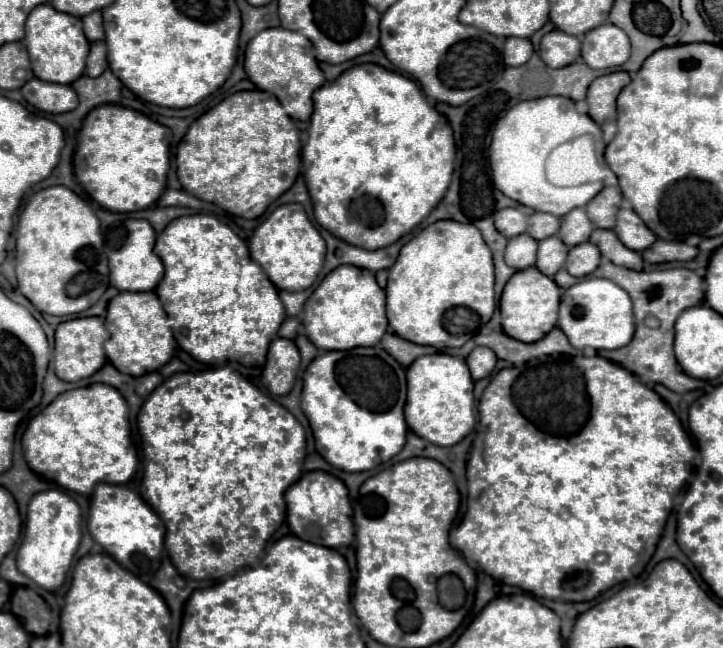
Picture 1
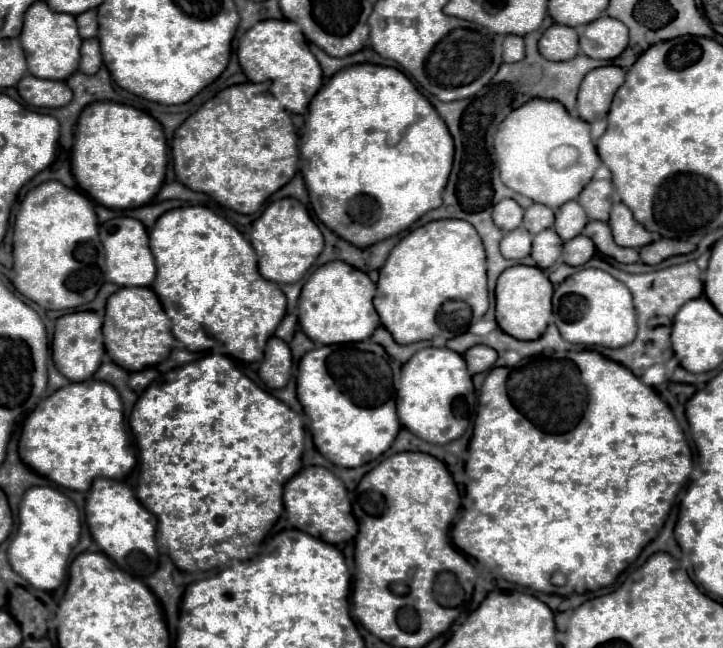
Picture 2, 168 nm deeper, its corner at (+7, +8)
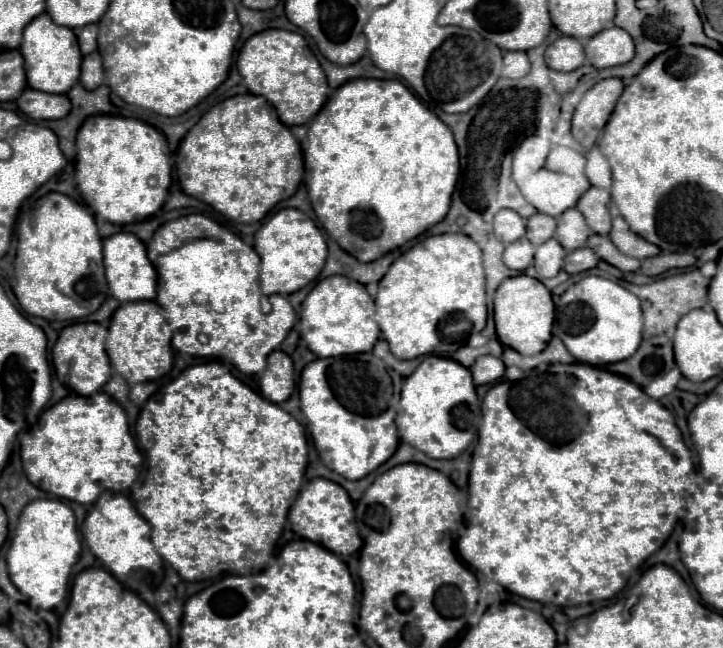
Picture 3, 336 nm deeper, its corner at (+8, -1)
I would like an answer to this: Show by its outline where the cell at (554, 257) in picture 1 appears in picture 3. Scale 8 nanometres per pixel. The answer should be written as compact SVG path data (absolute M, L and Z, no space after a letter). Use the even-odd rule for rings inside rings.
M551 238L549 242L543 242L541 246L537 246L535 264L533 266L539 272L539 276L553 278L561 270L565 254L567 254L565 248L555 238Z

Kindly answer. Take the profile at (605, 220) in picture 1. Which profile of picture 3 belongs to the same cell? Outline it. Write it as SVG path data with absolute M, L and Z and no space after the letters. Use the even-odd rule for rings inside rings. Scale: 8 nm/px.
M589 188L577 202L577 210L585 216L591 232L609 234L611 230L611 214L609 214L611 194L605 188Z

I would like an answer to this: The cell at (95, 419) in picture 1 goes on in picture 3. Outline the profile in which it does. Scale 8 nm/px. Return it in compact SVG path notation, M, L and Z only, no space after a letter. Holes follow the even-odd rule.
M105 392L91 394L89 398L85 396L67 396L55 406L47 408L39 422L23 434L21 438L21 460L23 470L27 478L41 490L51 492L59 498L81 502L81 504L91 504L97 500L97 496L103 490L113 490L113 492L125 492L135 483L141 464L144 464L144 456L139 452L133 435L129 432L129 422L125 410Z

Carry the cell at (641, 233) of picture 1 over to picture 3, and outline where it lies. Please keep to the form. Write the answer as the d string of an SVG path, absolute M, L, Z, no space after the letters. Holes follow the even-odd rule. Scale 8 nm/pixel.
M621 216L613 218L613 228L609 232L609 238L617 246L617 250L621 250L621 254L629 254L629 256L639 258L639 260L649 258L649 256L657 256L661 252L655 244L633 234L629 230L629 224Z

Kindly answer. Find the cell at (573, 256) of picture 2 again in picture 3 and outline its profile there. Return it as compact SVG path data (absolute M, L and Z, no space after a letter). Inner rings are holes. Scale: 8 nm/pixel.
M583 246L581 250L573 250L573 252L569 252L565 256L563 270L569 272L569 274L579 274L579 272L595 268L597 262L599 262L597 254L593 254L593 250L589 250L587 246Z

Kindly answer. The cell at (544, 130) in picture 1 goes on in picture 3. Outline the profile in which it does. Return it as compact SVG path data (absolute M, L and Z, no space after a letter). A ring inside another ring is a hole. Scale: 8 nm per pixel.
M531 134L519 142L513 154L513 172L511 178L515 180L521 194L527 198L529 204L533 204L539 212L549 216L559 216L565 210L573 208L577 204L577 198L589 190L589 180L585 176L585 156L573 148L565 148L559 144L553 144L549 140L539 140L539 136ZM535 144L541 148L535 158Z

